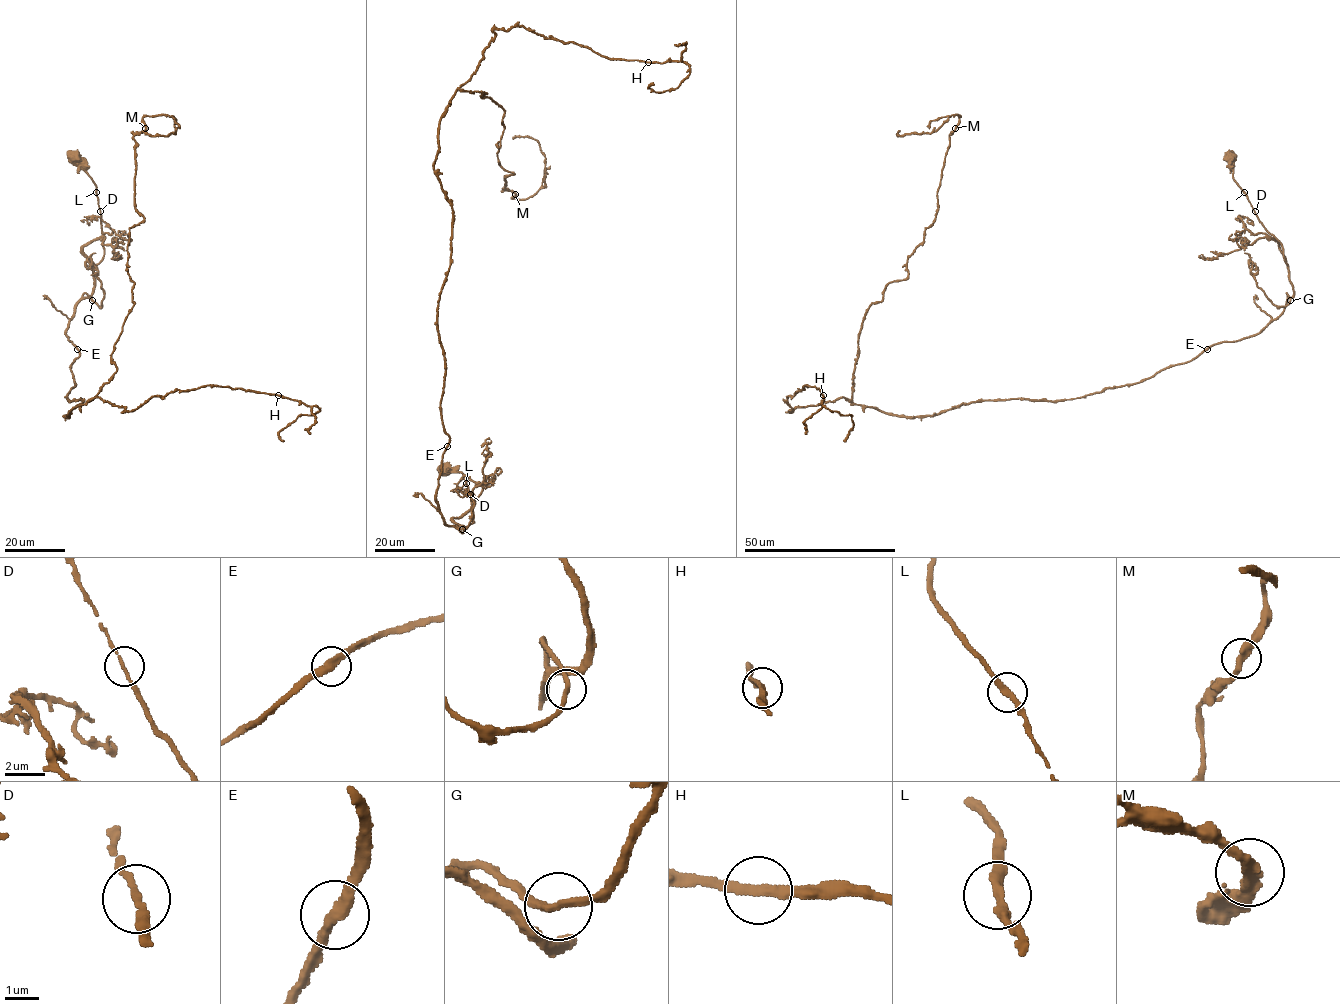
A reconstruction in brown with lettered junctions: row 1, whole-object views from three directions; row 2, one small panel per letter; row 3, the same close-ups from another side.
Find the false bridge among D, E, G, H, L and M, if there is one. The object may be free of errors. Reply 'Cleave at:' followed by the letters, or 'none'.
Cleave at: none

